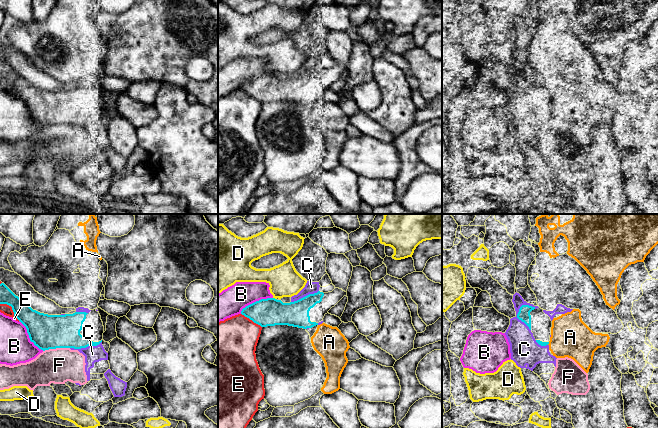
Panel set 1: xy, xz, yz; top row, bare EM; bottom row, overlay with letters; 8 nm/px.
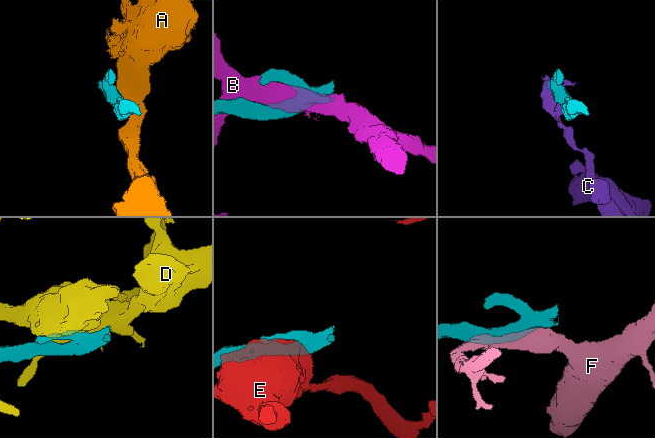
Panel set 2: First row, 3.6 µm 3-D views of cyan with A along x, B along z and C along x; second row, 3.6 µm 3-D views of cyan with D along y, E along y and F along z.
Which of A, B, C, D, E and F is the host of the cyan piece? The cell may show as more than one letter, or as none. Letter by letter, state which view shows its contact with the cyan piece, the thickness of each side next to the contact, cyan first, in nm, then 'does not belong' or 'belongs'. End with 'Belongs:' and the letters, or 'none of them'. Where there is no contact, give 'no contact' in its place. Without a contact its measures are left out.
A: yz | 40/320 nm | does not belong
B: xz | 220/220 nm | does not belong
C: yz | 100/220 nm | does not belong
D: xz | 220/240 nm | does not belong
E: xy | 200/80 nm | does not belong
F: xy | 280/280 nm | does not belong
Belongs: none of them

